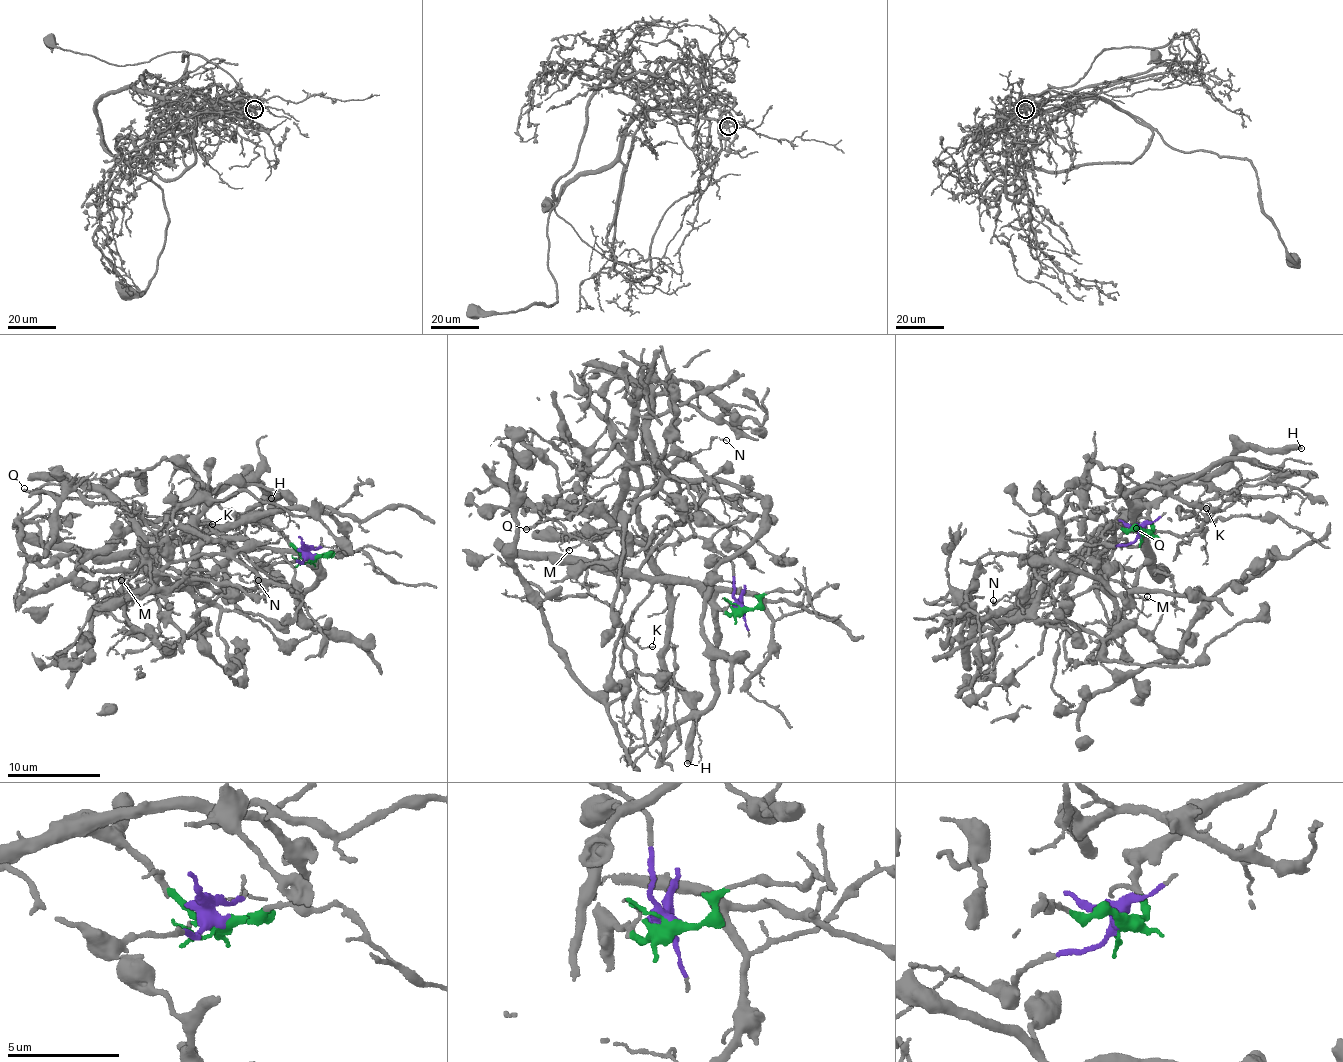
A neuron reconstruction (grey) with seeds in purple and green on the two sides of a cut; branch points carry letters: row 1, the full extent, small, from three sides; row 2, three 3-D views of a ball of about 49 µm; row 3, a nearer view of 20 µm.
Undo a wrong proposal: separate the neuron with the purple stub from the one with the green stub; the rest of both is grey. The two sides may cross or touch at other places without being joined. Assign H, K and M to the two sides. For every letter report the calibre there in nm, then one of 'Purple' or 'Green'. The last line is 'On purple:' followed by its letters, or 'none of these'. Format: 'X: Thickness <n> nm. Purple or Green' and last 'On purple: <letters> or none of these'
H: Thickness 440 nm. Purple
K: Thickness 130 nm. Green
M: Thickness 150 nm. Green
On purple: H

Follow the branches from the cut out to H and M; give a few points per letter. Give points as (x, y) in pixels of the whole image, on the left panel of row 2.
H: (312, 557), (260, 562), (177, 510), (195, 489), (218, 494), (242, 481), (271, 499)
M: (313, 558), (306, 558), (263, 522), (245, 520), (157, 544), (142, 552), (138, 570), (125, 583), (122, 579)

